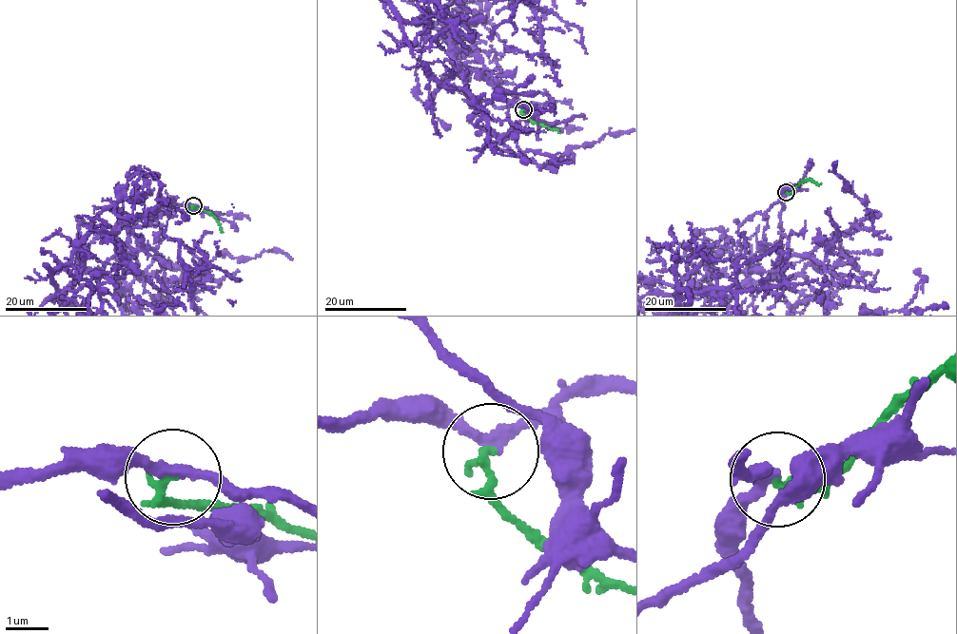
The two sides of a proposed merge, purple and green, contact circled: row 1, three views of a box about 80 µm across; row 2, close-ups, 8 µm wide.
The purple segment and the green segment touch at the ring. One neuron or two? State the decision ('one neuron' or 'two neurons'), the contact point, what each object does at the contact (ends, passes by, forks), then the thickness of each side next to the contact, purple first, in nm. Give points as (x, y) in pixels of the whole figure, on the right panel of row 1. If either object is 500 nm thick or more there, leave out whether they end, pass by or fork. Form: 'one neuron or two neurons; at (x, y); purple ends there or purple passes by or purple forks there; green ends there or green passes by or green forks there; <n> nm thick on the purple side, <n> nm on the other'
one neuron; at (786, 192); purple passes by; green ends there; 240 nm thick on the purple side, 200 nm on the other

